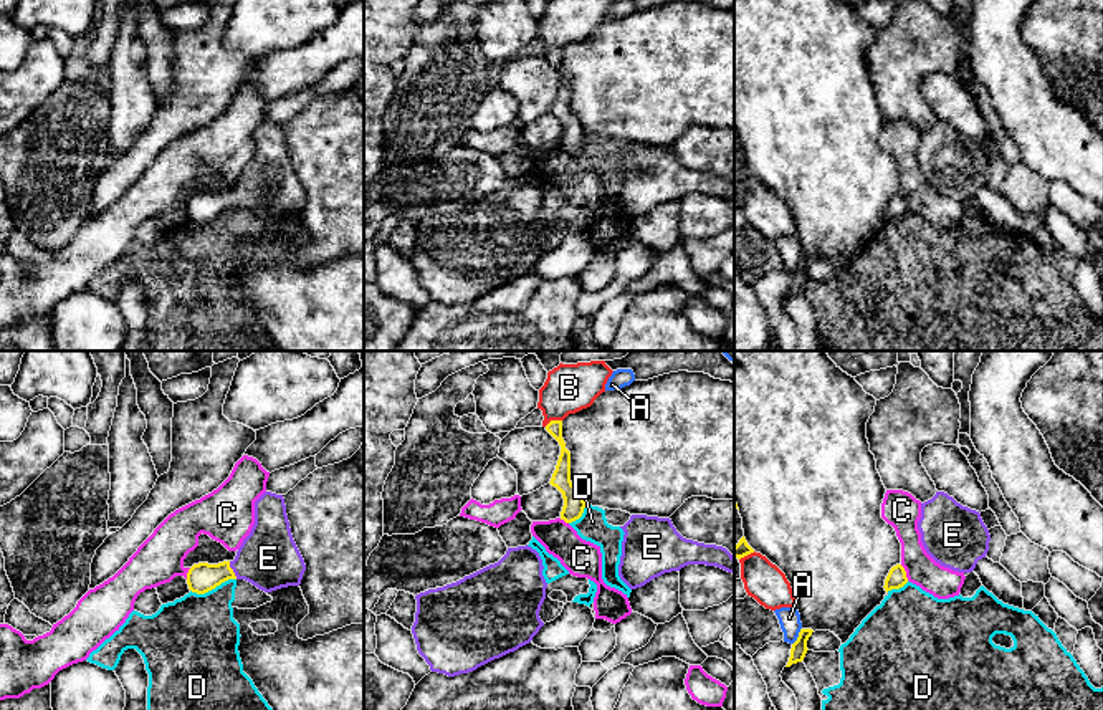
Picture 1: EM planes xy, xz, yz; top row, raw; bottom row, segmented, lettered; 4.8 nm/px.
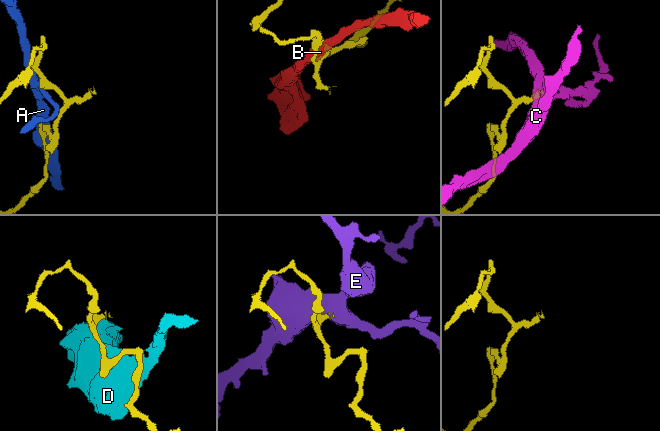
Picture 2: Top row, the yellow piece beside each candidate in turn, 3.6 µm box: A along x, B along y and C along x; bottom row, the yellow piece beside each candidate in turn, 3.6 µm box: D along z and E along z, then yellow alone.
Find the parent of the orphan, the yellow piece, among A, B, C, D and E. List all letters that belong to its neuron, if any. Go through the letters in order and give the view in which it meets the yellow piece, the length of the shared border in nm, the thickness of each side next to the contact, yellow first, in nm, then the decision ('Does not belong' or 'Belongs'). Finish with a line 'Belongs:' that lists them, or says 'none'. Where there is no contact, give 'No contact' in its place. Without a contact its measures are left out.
A: Touches yellow in yz. Shared border 100 nm. Thickness 80 nm (yellow) against 110 nm. Does not belong
B: Touches yellow in xz. Shared border 90 nm. Thickness 80 nm (yellow) against 240 nm. Does not belong
C: Touches yellow in yz. Shared border 90 nm. Thickness 100 nm (yellow) against 160 nm. Does not belong
D: Touches yellow in xy. Shared border 240 nm. Thickness 140 nm (yellow) against 400 nm. Does not belong
E: Touches yellow in xy. Shared border 100 nm. Thickness 140 nm (yellow) against 300 nm. Belongs
Belongs: E

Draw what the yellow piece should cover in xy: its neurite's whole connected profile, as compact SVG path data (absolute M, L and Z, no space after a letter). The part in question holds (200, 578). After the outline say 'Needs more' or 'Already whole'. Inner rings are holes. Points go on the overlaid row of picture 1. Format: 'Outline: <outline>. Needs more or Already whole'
Outline: M265 492L255 501L255 525L233 561L198 563L187 573L192 592L205 594L228 579L245 579L265 592L299 586L304 559L293 540L283 495Z. Needs more

